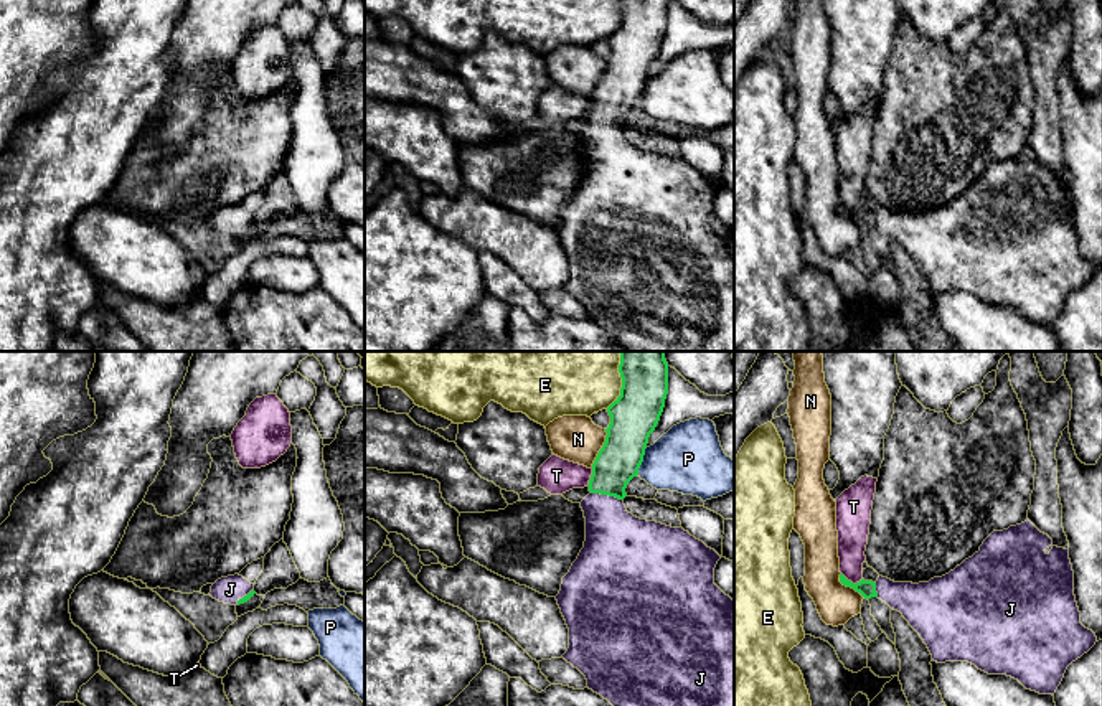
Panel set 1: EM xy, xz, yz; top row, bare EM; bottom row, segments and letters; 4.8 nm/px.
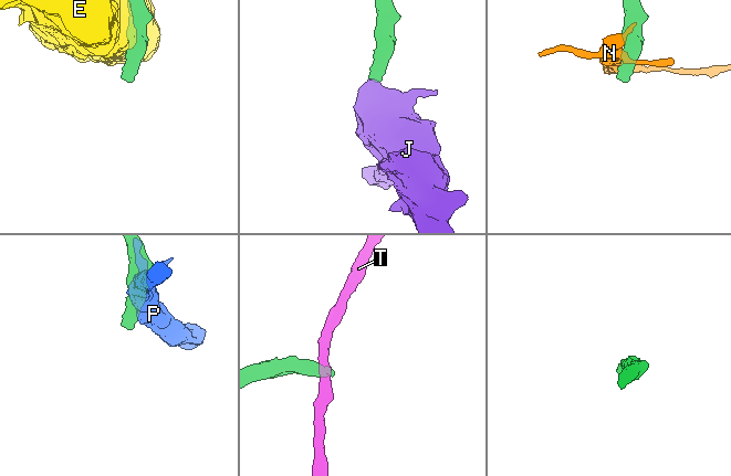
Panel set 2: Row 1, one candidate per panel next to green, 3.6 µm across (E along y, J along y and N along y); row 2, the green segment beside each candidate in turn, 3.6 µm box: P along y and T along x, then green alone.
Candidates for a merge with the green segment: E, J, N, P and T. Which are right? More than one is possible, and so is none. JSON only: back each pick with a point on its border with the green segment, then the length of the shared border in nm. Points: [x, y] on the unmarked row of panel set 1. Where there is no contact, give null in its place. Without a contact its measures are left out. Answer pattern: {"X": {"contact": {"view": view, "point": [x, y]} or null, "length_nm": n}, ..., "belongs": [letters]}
{"J": {"contact": {"view": "xz", "point": [607, 124]}, "length_nm": 170}, "belongs": ["J"]}

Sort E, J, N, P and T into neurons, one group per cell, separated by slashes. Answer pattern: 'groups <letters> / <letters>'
groups E / J / N / P / T

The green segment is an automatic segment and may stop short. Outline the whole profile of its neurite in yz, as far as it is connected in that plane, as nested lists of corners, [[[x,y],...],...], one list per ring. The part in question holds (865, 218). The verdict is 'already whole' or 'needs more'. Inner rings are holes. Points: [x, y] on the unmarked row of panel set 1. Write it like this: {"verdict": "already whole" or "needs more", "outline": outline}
{"verdict": "needs more", "outline": [[[1029,150],[993,162],[978,183],[929,213],[894,213],[879,206],[876,213],[853,214],[843,205],[840,213],[901,242],[934,292],[968,292],[988,305],[1011,307],[1039,325],[1054,325],[1067,297],[1097,272],[1081,254],[1069,180],[1054,176]]]}

